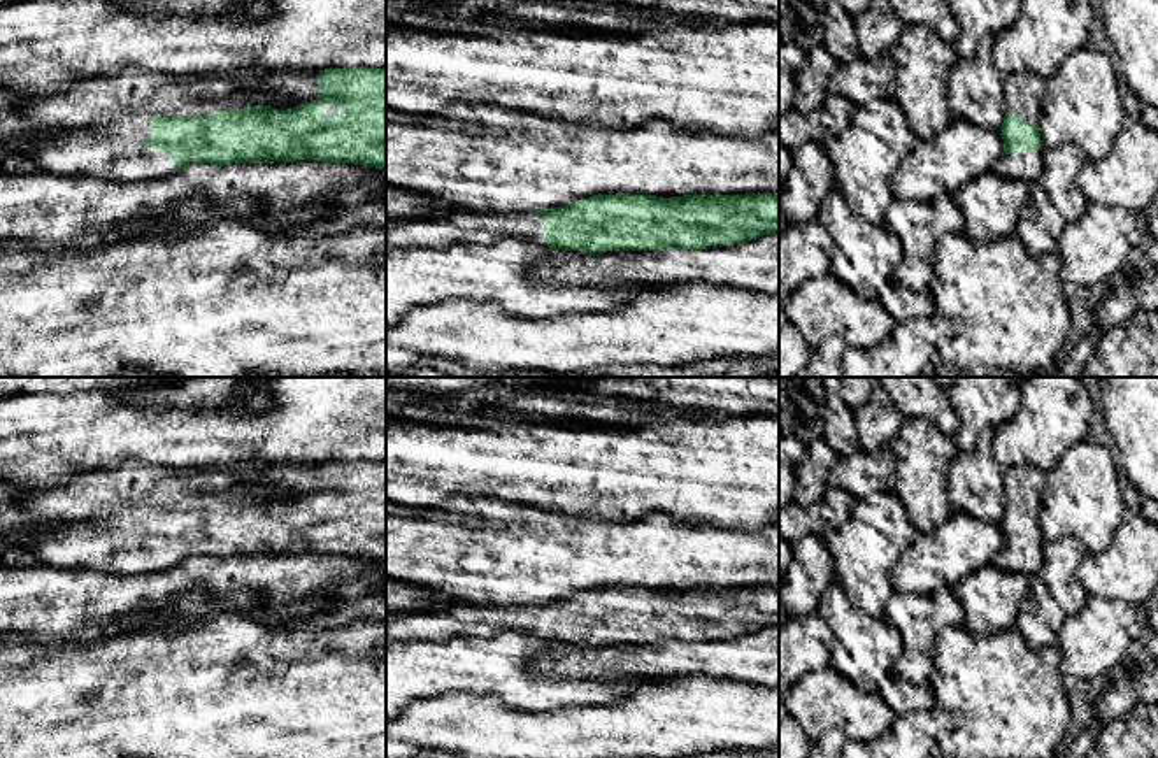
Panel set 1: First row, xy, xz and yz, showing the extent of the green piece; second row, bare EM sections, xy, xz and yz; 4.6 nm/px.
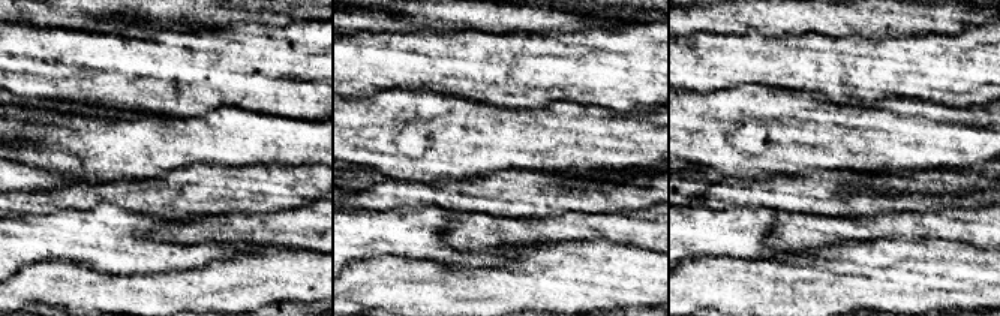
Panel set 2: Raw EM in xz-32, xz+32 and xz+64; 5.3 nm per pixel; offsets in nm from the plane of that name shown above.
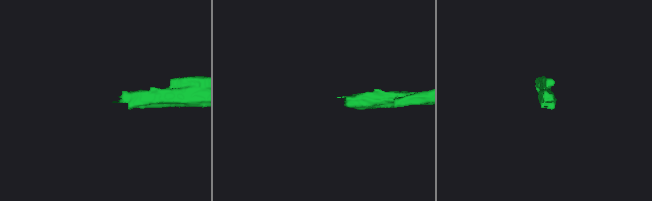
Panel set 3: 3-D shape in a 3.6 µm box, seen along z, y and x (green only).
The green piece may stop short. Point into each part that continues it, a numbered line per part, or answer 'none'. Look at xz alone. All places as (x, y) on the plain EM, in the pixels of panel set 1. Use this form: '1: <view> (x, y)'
1: xz (476, 620)

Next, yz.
1: yz (1025, 558)

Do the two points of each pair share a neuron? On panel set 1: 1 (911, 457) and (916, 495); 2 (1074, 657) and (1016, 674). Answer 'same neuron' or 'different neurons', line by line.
1: same neuron
2: different neurons

